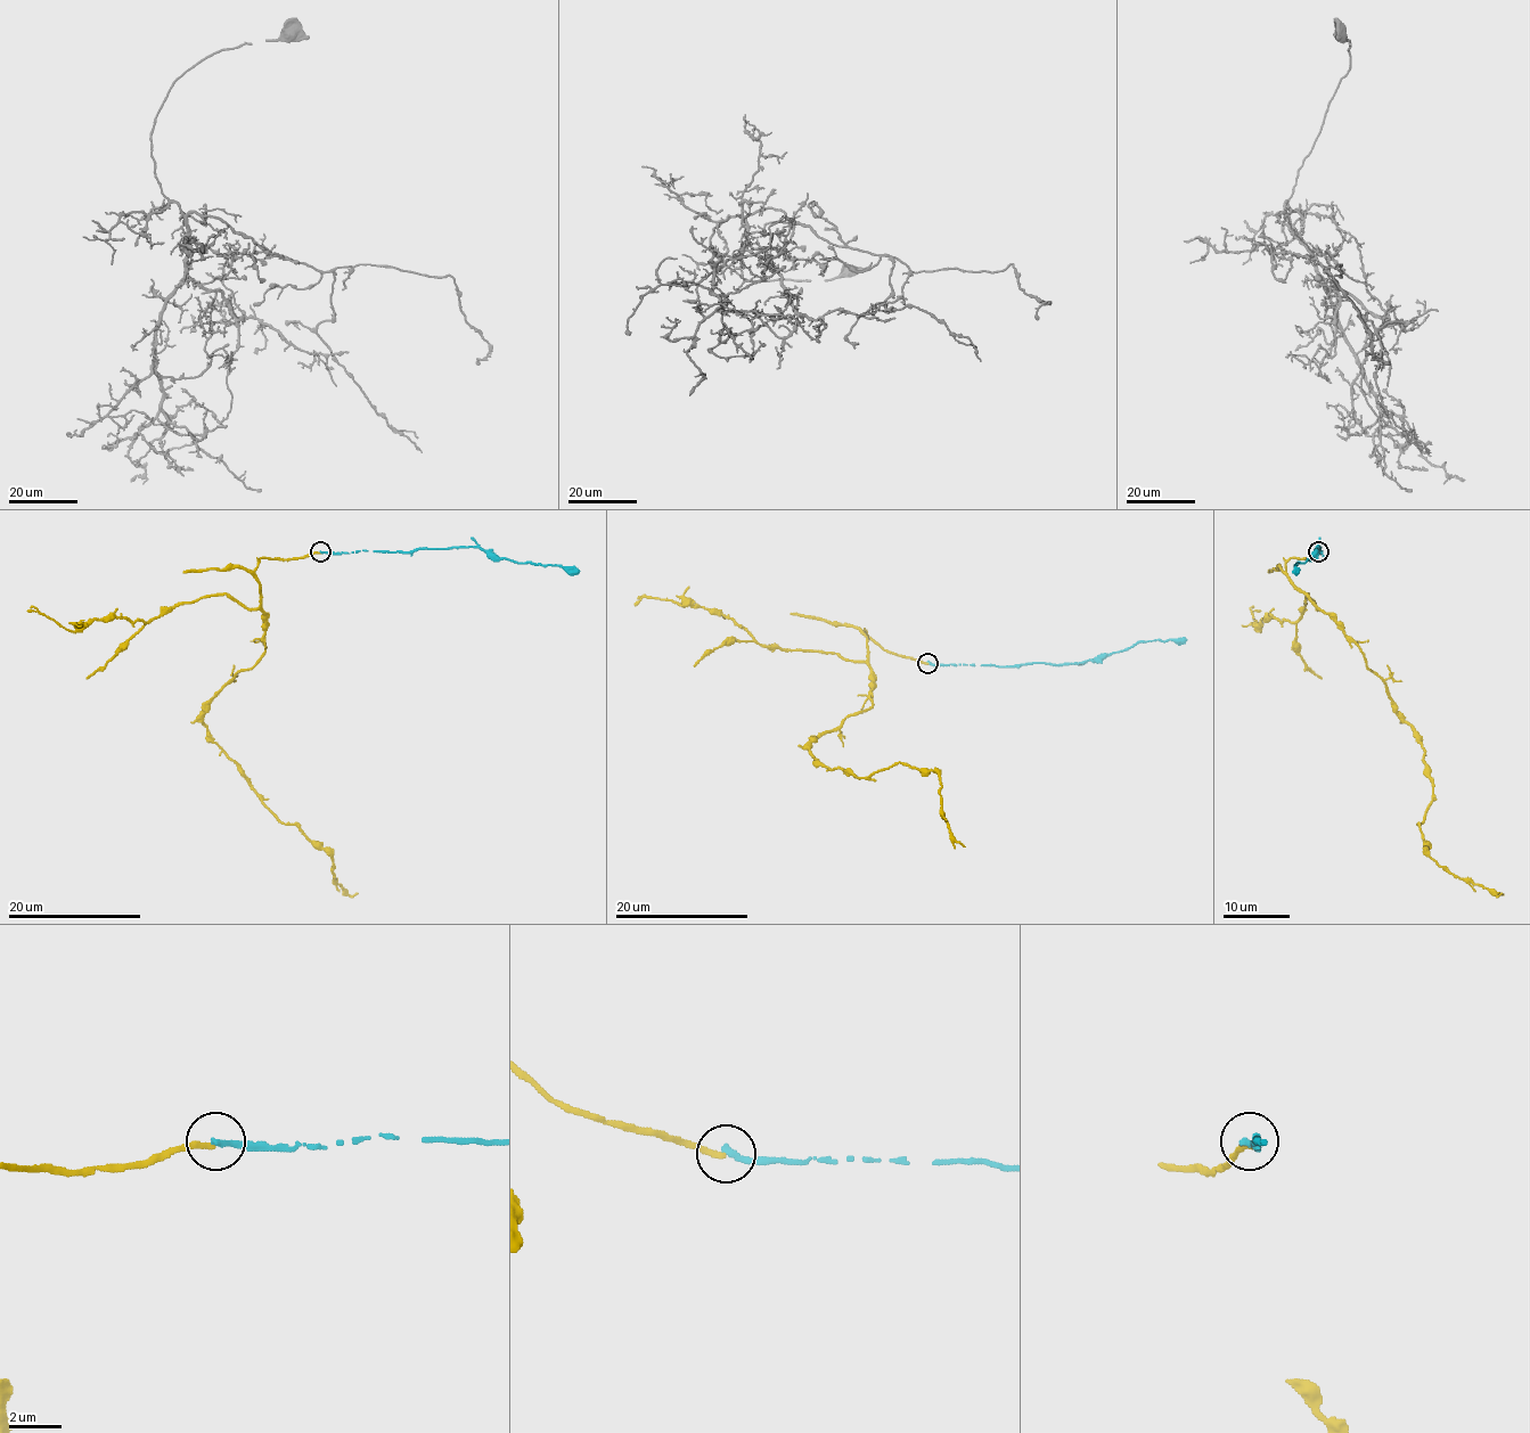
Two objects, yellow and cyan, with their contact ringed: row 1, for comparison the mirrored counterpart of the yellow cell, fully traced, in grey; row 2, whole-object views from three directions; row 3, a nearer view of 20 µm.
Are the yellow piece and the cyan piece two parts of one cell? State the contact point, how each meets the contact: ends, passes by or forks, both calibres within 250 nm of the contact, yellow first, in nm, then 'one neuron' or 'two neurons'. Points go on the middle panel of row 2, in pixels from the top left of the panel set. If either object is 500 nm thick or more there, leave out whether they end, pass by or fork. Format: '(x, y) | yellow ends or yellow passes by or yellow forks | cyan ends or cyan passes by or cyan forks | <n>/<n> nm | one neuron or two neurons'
(927, 663) | yellow ends | cyan ends | 240/240 nm | two neurons

